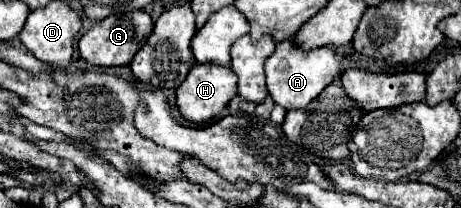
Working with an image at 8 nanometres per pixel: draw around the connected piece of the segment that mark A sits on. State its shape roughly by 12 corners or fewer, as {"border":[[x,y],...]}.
{"border":[[286,39],[266,61],[274,103],[304,109],[340,75],[332,47]]}

